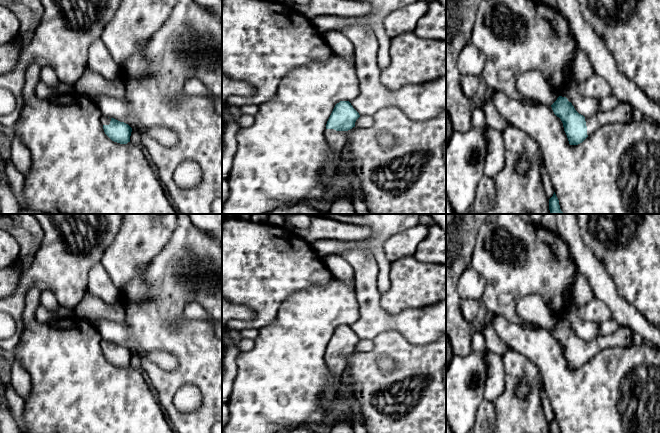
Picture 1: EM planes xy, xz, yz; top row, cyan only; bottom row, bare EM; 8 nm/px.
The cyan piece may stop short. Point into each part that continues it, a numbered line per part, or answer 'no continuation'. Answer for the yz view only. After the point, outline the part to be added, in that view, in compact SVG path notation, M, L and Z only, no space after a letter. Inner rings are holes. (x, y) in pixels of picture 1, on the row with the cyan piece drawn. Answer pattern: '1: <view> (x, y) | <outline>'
1: yz (623, 113) | M620 101L616 108L610 111L600 111L592 117L585 118L587 135L610 123L629 124L634 121L633 107L624 101Z

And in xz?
1: xz (336, 139) | M326 129L326 140L336 157L338 157L346 146L346 131L336 131L334 129Z

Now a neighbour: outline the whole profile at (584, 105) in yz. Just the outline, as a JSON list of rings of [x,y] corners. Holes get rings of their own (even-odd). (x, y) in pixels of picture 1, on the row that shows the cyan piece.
[[[576,82],[568,84],[564,88],[561,96],[566,97],[568,101],[572,103],[575,110],[585,118],[592,117],[600,112],[598,108],[598,100],[596,98],[590,98],[580,94],[577,89]]]

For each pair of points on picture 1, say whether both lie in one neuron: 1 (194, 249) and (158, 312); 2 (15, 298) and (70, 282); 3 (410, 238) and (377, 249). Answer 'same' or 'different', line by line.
1: same
2: same
3: different

